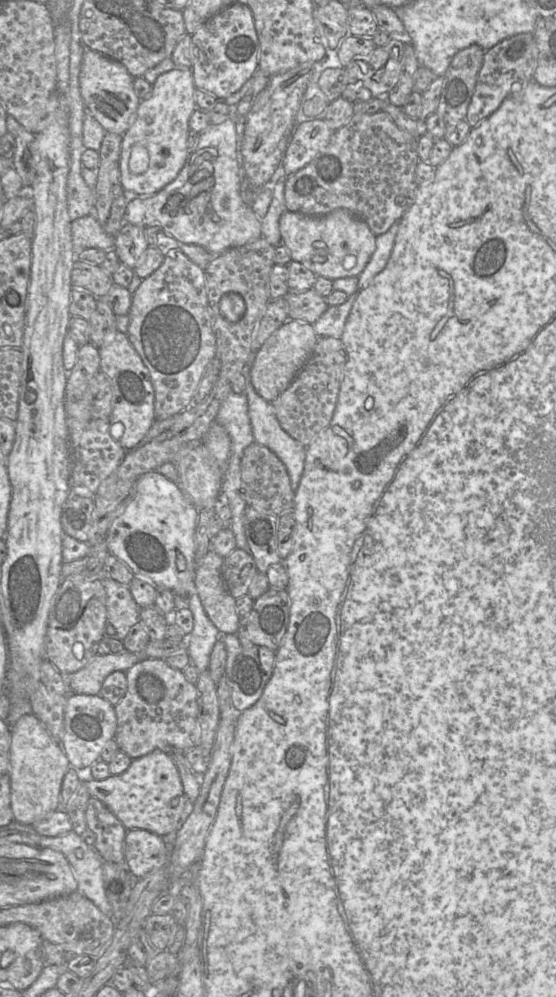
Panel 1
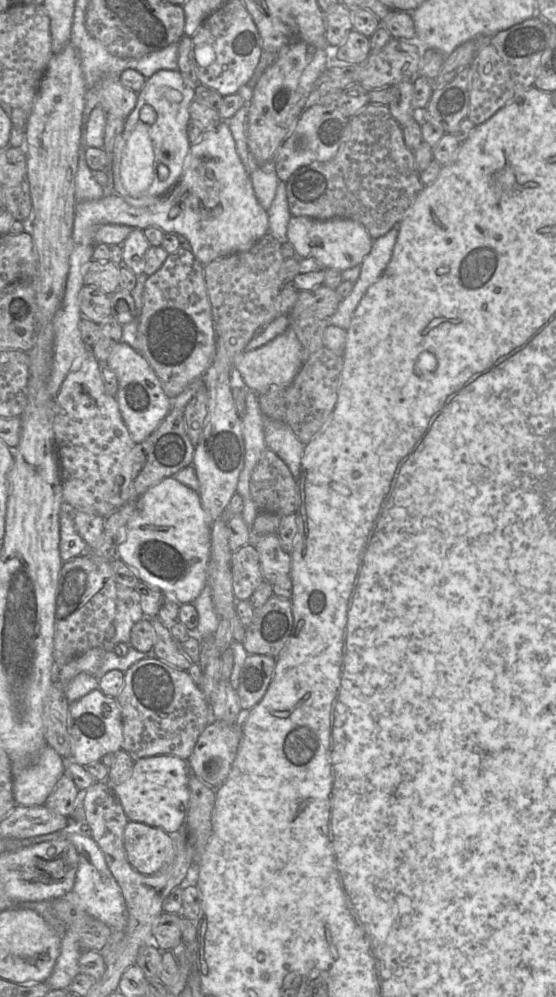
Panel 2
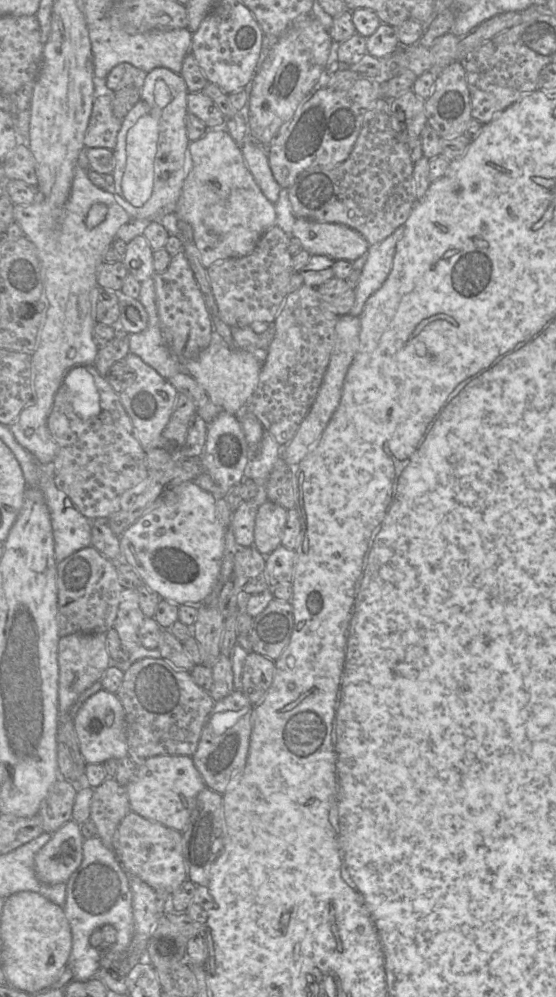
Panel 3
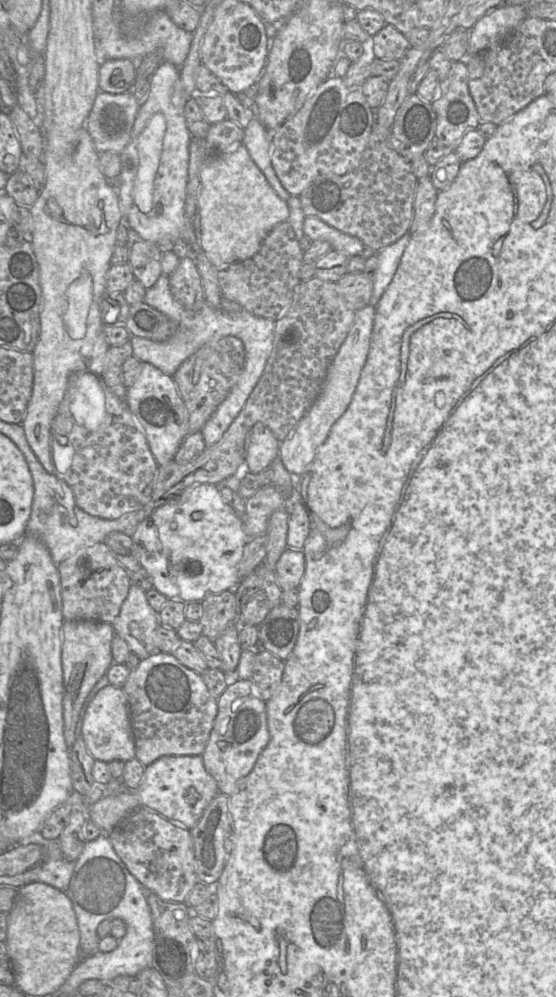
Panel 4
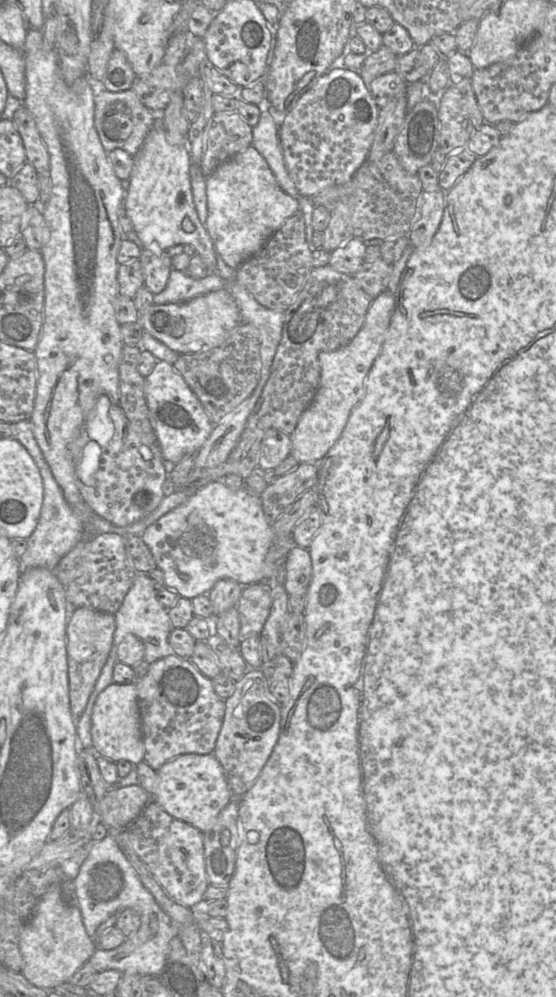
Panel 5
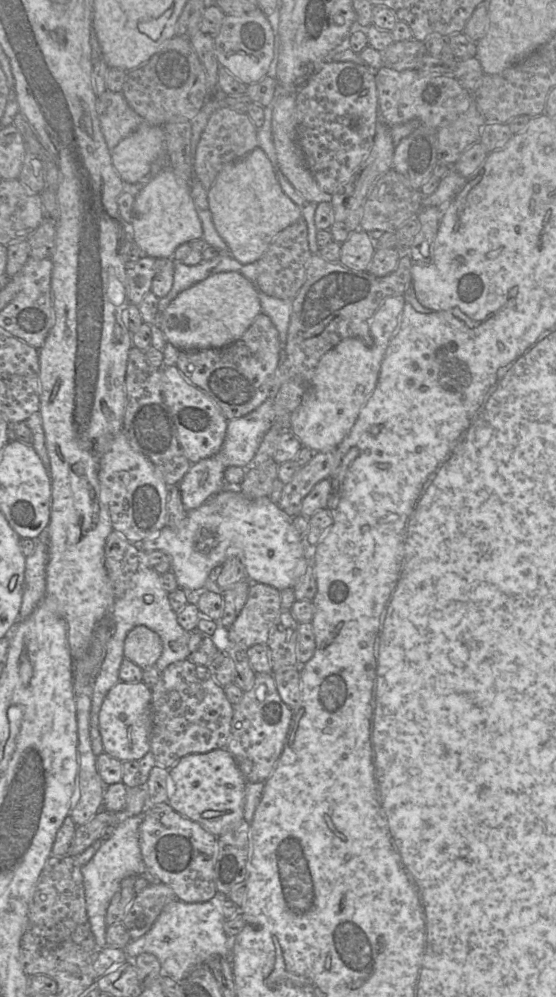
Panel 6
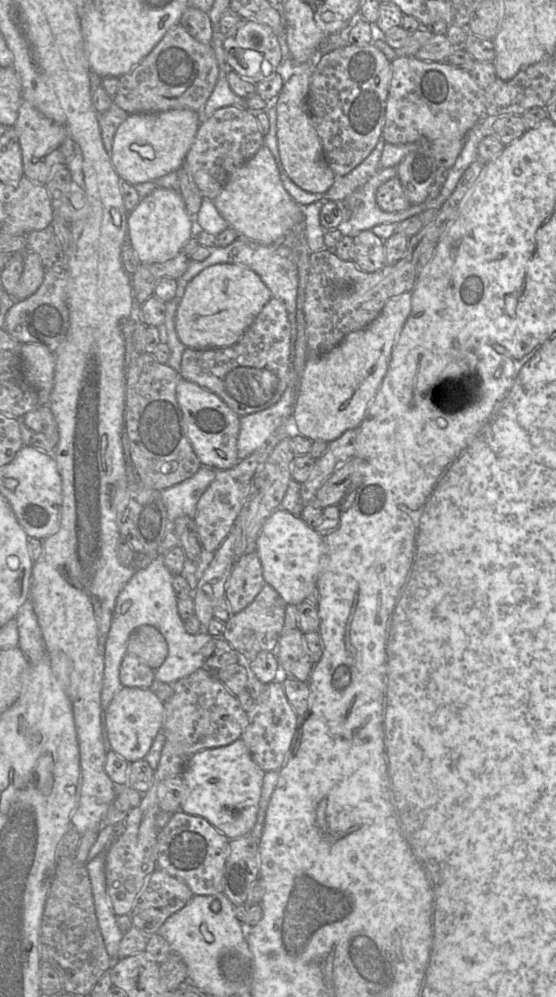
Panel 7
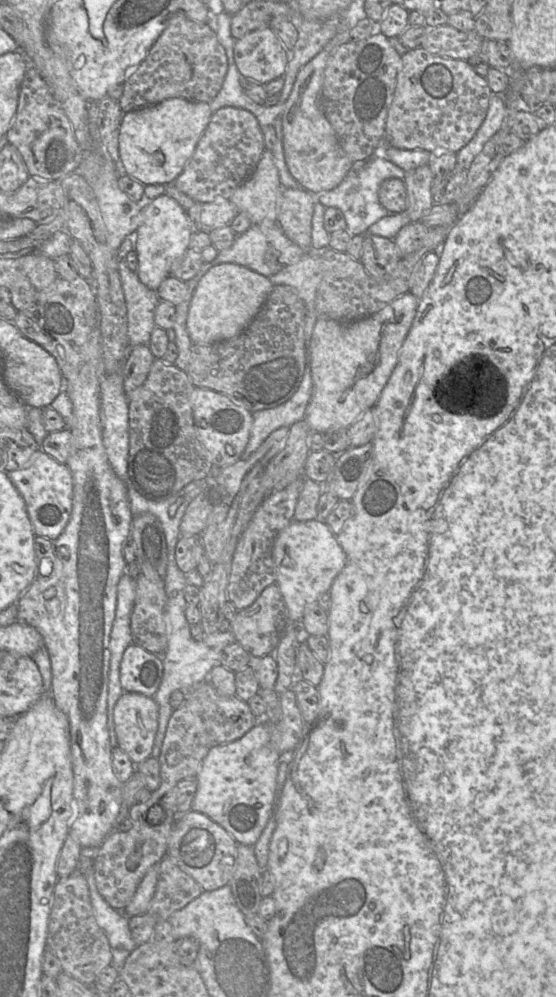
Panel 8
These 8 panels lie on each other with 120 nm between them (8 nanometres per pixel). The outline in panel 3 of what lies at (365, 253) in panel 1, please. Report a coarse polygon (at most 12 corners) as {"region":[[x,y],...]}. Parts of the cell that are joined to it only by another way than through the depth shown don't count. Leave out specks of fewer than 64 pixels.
{"region":[[297,218],[309,254],[353,262],[370,246],[343,224]]}

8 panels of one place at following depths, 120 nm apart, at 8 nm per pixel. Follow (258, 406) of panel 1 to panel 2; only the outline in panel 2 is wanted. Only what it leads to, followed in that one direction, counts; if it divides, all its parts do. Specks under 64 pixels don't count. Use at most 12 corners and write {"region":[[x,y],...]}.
{"region":[[264,415],[267,448],[298,483],[305,445],[285,422]]}

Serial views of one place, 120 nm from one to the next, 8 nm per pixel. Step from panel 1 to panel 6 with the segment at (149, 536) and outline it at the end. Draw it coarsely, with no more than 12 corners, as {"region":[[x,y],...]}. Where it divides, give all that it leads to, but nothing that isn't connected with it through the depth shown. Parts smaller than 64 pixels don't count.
{"region":[[222,489],[134,544],[203,591],[230,557],[250,582],[293,588],[309,547],[269,497]]}

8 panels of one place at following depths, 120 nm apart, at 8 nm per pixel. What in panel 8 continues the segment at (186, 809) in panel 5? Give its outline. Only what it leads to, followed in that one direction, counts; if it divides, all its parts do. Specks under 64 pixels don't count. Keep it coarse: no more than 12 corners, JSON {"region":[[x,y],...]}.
{"region":[[267,720],[212,747],[191,811],[254,846],[280,754]]}

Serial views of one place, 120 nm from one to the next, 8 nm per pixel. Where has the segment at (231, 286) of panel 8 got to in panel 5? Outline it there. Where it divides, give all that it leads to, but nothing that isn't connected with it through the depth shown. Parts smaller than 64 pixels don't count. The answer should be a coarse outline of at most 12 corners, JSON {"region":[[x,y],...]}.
{"region":[[225,288],[139,311],[178,354],[219,346],[241,324]]}

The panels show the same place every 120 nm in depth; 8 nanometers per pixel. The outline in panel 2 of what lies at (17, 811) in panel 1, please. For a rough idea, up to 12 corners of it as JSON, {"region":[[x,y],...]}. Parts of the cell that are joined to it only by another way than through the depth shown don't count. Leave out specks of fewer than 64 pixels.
{"region":[[45,745],[12,763],[16,805],[42,806],[65,773]]}

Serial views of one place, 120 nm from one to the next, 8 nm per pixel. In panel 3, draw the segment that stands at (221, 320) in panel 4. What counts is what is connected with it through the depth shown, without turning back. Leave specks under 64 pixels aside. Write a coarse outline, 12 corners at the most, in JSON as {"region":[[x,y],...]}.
{"region":[[153,278],[137,298],[147,327],[129,352],[190,396],[211,423],[236,415],[257,387],[264,356],[209,345],[180,361],[167,347]]}

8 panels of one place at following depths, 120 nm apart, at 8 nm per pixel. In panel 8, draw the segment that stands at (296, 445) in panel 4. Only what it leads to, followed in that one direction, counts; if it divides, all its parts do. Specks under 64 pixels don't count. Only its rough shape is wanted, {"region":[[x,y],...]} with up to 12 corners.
{"region":[[410,292],[308,343],[312,431],[374,408],[417,313]]}

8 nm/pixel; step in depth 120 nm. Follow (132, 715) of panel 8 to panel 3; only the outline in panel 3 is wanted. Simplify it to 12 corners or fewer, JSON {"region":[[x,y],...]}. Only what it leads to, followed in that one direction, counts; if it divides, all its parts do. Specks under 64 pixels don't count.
{"region":[[101,689],[73,716],[88,764],[128,755],[116,693]]}

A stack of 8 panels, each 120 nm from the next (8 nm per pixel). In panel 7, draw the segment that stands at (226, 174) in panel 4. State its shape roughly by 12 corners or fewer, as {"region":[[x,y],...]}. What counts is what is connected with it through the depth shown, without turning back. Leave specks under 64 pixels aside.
{"region":[[265,145],[213,203],[240,236],[279,244],[304,220]]}

